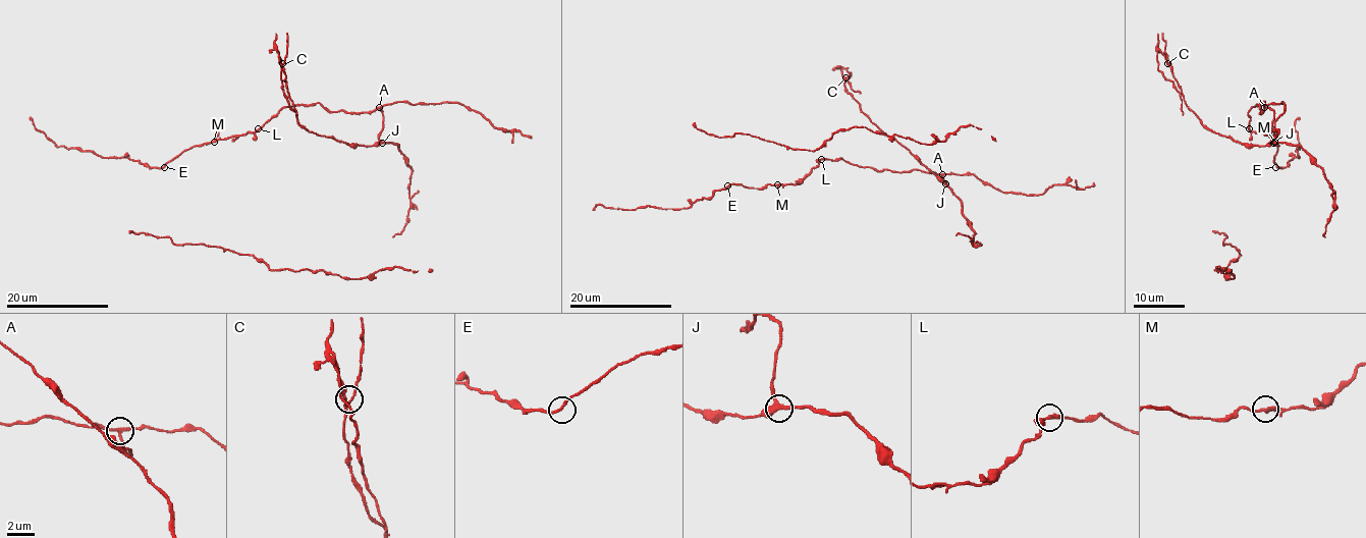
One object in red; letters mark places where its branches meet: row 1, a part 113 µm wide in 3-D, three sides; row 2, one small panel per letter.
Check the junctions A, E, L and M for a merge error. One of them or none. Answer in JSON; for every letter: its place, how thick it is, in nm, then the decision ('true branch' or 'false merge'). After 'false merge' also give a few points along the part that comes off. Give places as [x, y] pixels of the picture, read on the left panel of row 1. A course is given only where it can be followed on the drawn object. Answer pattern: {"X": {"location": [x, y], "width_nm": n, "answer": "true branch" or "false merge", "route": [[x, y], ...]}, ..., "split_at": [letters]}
{"A": {"location": [379, 107], "width_nm": 200, "answer": "false merge", "route": [[379, 107], [383, 122], [379, 139], [372, 146], [348, 146], [306, 130], [287, 103], [277, 50], [297, 115]]}, "E": {"location": [164, 167], "width_nm": 200, "answer": "true branch"}, "L": {"location": [258, 128], "width_nm": 200, "answer": "true branch"}, "M": {"location": [214, 142], "width_nm": 200, "answer": "true branch"}, "split_at": ["A"]}

